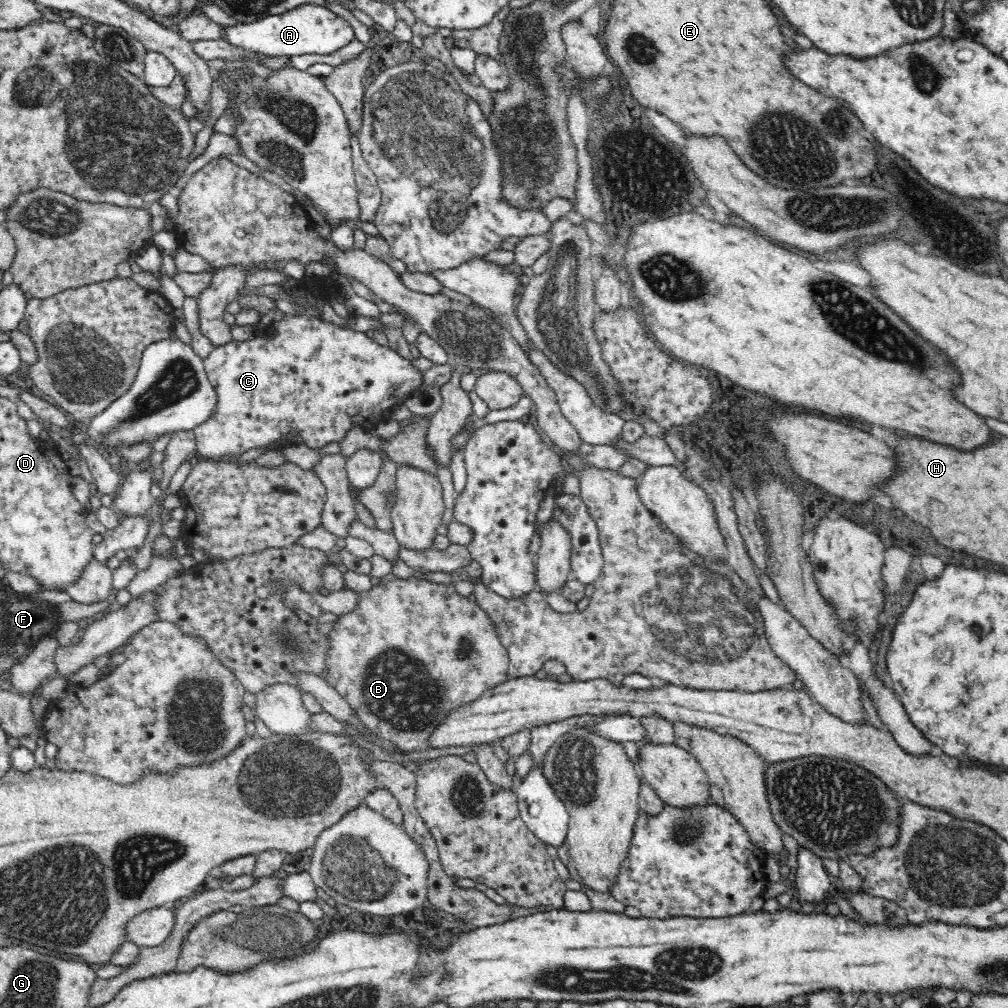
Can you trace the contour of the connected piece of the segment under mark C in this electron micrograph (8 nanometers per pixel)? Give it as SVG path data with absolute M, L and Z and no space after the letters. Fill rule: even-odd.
M284 315L284 319L280 322L277 329L271 332L260 332L258 336L246 342L232 341L224 346L214 347L213 352L203 360L207 377L214 385L218 395L218 402L214 414L204 424L200 424L194 428L195 441L197 446L197 457L203 459L223 459L230 456L241 455L250 448L260 448L260 446L270 446L275 444L285 446L289 444L306 444L310 448L320 448L324 444L330 442L338 442L344 438L345 434L350 430L366 431L375 426L379 421L389 418L391 410L398 404L405 402L405 398L411 392L418 390L424 384L424 371L412 365L412 362L393 349L388 349L377 341L372 341L367 334L352 331L352 329L342 329L340 325L334 325L330 322L323 321L320 317L311 317L308 315L288 316Z

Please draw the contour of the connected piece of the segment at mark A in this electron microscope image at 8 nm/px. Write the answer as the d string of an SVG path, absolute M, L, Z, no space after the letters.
M302 4L284 14L267 16L256 22L240 23L222 31L223 38L234 46L270 57L332 54L355 39L354 29L348 20L318 4Z

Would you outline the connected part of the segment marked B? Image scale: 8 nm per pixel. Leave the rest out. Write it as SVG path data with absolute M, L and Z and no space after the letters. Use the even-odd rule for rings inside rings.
M413 576L407 580L393 579L387 584L374 585L369 591L359 593L357 607L348 614L340 615L340 620L334 624L329 636L330 656L326 660L326 672L323 673L323 678L356 711L355 715L363 722L364 726L406 752L426 750L428 748L426 740L430 738L434 728L438 728L438 724L446 718L446 714L454 711L457 707L468 705L477 700L489 688L506 682L506 678L509 676L510 655L500 641L495 624L477 602L470 601L468 597L456 592L454 584L445 586Z

